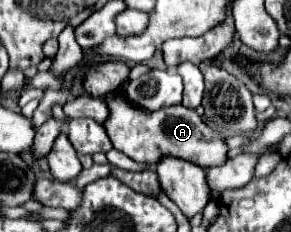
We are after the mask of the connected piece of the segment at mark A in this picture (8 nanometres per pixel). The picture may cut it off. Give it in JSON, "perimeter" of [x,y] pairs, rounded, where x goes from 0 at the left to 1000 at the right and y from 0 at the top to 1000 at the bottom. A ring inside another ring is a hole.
{"perimeter":[[[419,392],[378,401],[364,435],[378,461],[378,504],[357,530],[357,547],[371,556],[371,591],[405,651],[440,668],[467,703],[536,711],[564,677],[605,677],[653,694],[694,728],[722,728],[770,711],[784,685],[784,634],[770,582],[729,565],[667,470],[646,470],[632,453],[591,453],[577,470],[543,470],[522,496],[495,487],[495,470],[440,453]]]}

